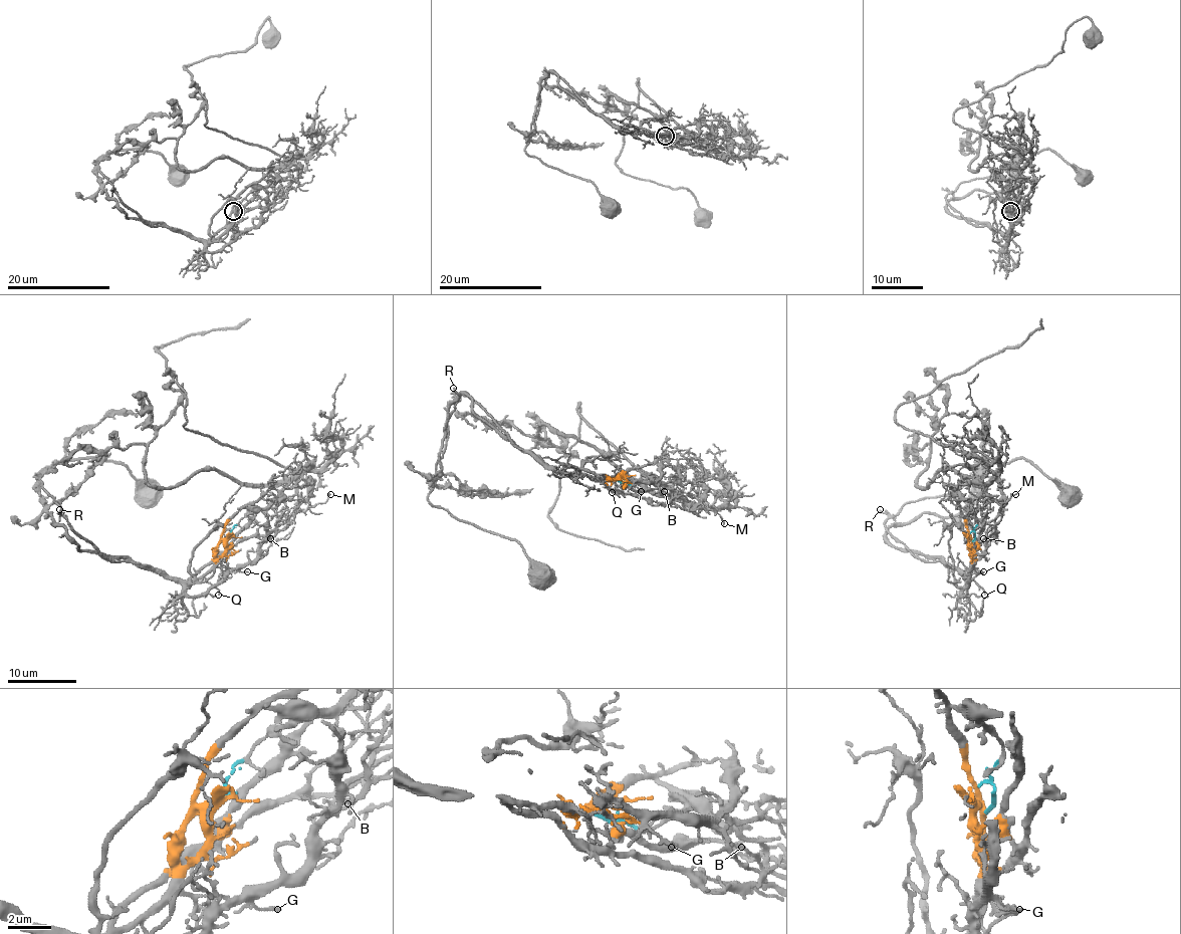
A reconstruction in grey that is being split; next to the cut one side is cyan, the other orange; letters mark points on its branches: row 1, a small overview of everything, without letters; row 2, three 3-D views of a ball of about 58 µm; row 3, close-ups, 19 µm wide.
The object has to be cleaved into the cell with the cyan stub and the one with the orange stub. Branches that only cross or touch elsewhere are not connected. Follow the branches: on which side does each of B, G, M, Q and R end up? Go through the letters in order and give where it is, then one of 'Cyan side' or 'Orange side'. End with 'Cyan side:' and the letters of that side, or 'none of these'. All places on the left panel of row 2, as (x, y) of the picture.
B: Place: (270, 538). Orange side
G: Place: (247, 571). Orange side
M: Place: (330, 494). Orange side
Q: Place: (218, 595). Orange side
R: Place: (59, 509). Orange side
Cyan side: none of these

